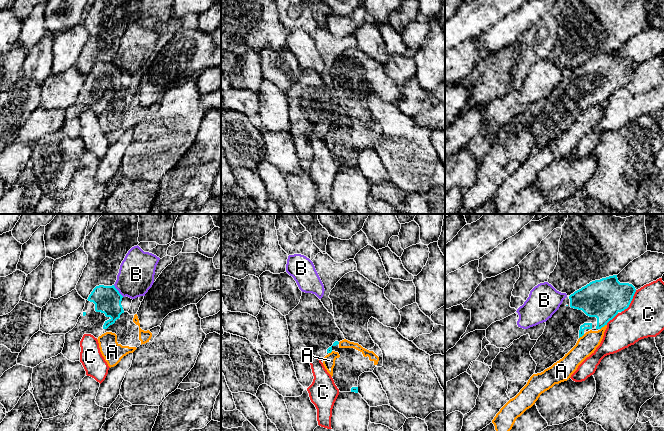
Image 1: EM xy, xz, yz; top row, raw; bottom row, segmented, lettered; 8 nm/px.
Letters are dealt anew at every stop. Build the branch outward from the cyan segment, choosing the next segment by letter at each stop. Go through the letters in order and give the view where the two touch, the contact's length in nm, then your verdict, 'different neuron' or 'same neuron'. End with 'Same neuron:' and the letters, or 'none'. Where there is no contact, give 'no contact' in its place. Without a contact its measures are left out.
A: contact in yz; length 70 nm; same neuron
B: contact in xy; length 130 nm; different neuron
C: contact in yz; length 220 nm; different neuron
Same neuron: A

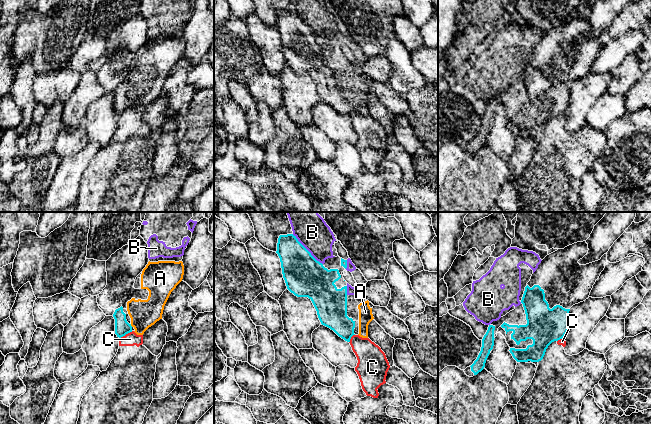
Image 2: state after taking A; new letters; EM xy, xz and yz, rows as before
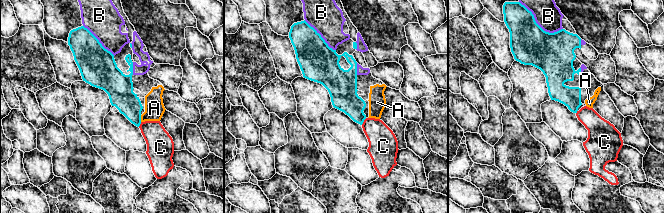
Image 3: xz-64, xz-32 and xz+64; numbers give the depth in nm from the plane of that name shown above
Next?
A: contact in xy; length 30 nm; same neuron
B: contact in xz; length 340 nm; different neuron
C: contact in xy; length 120 nm; different neuron
Same neuron: A

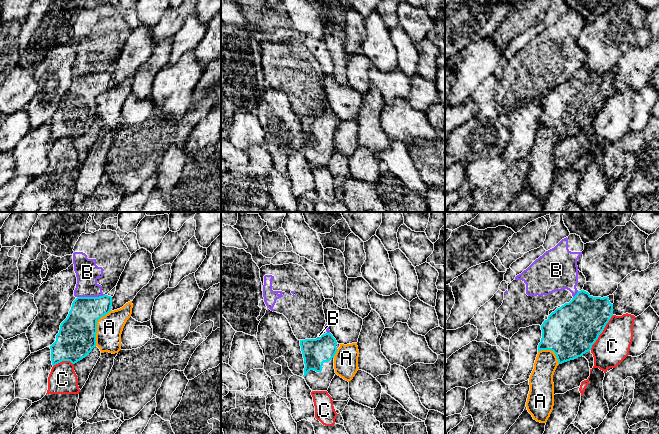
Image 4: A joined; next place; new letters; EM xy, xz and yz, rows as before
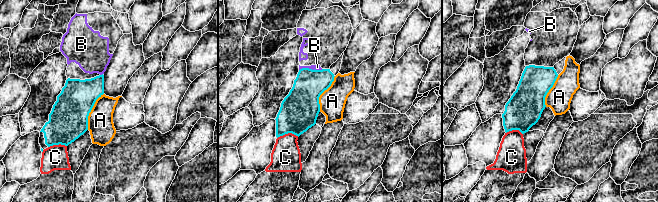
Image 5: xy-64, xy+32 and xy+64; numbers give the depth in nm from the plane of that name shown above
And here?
A: contact in xy; length 320 nm; different neuron
B: contact in xy; length 220 nm; different neuron
C: contact in yz; length 340 nm; different neuron
Same neuron: none

